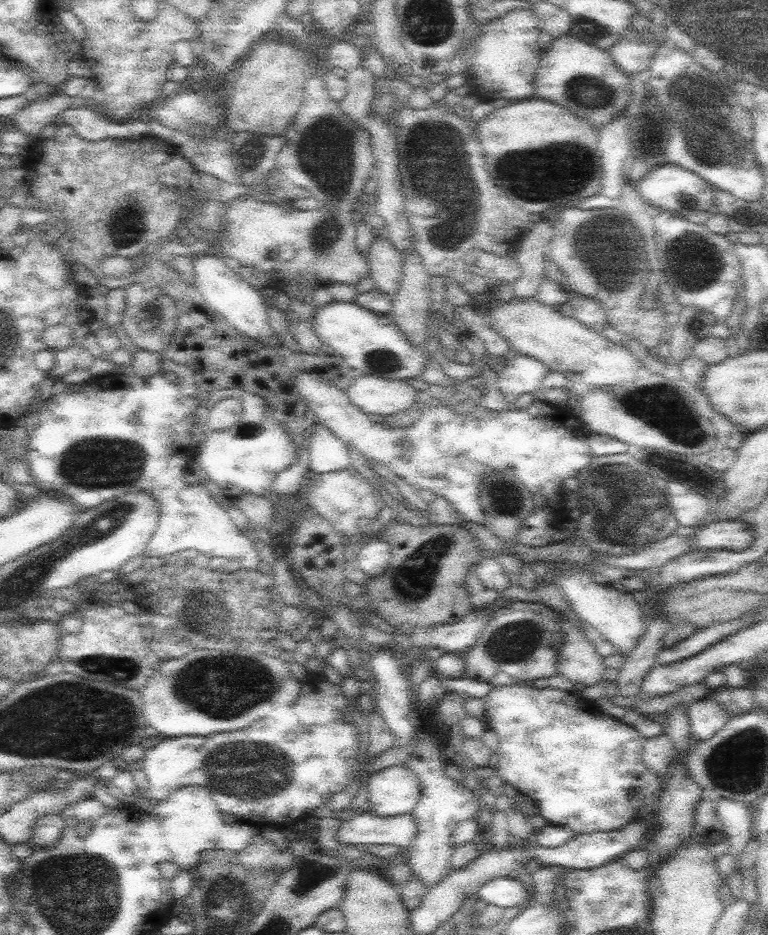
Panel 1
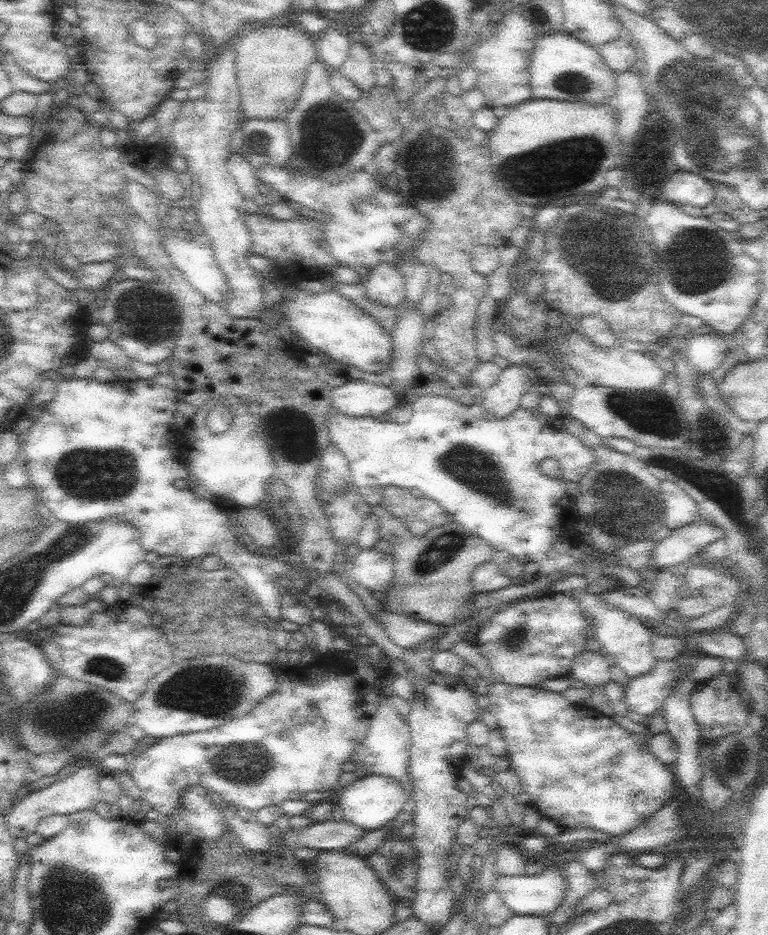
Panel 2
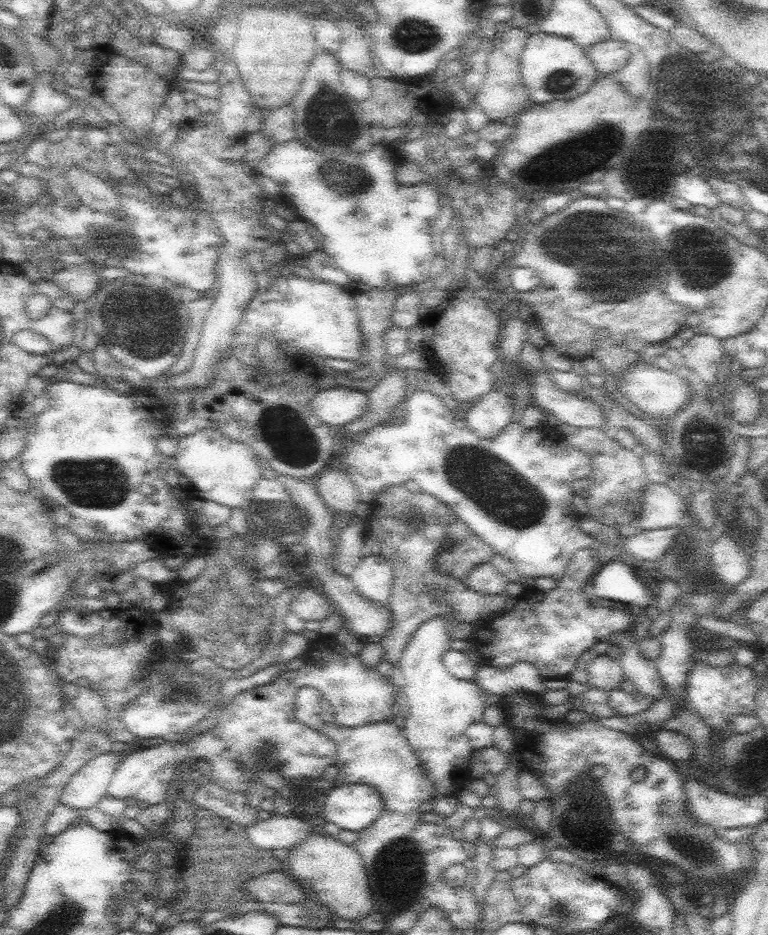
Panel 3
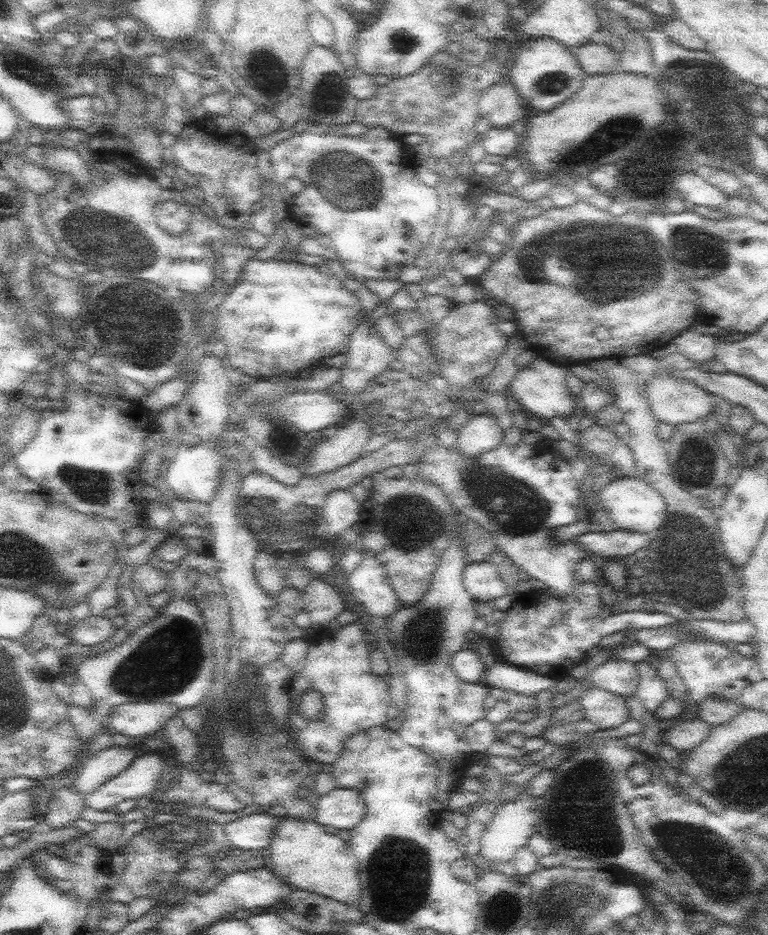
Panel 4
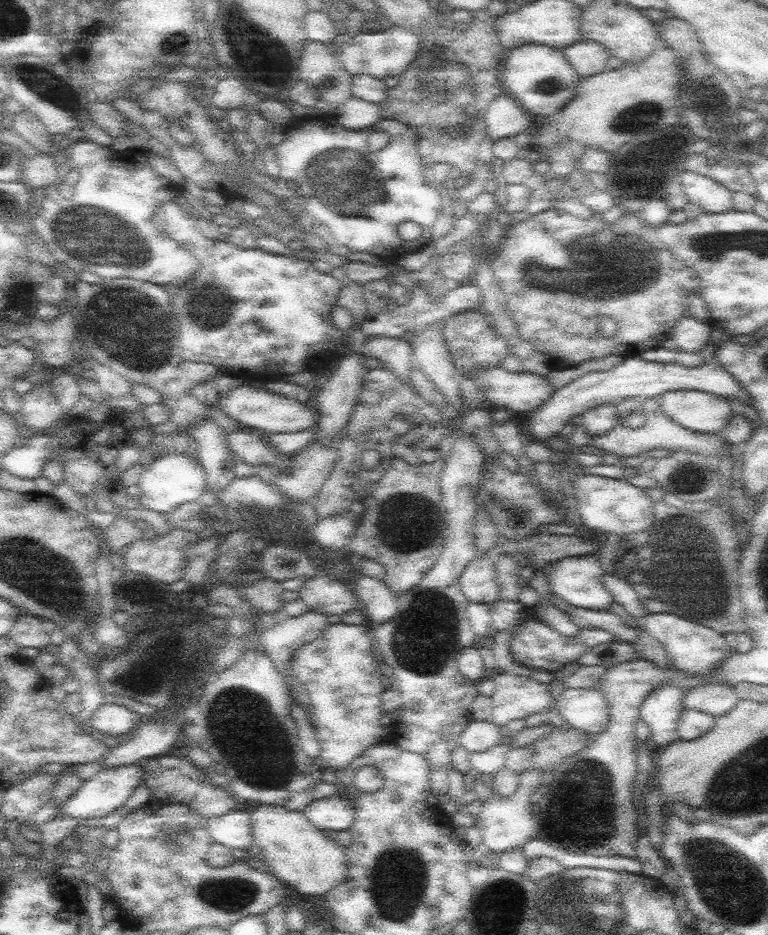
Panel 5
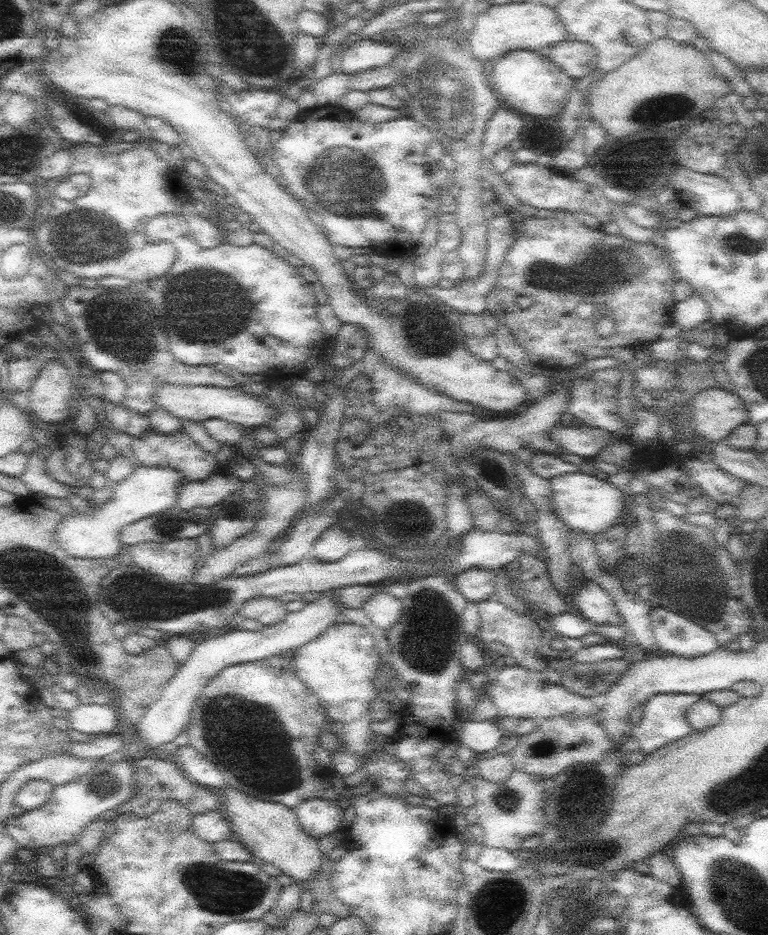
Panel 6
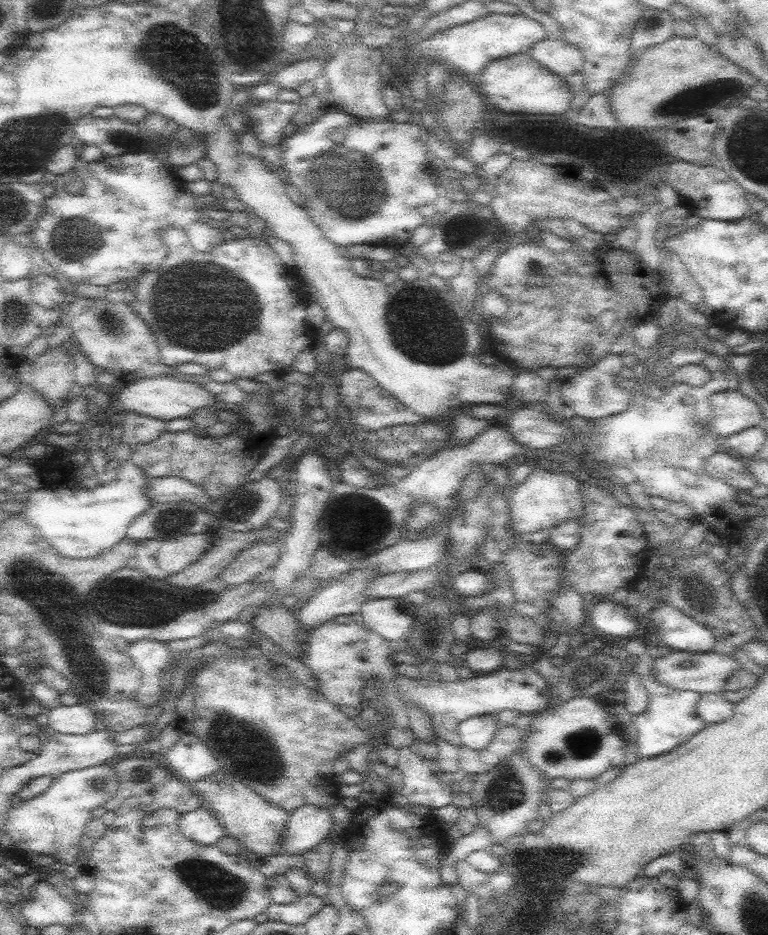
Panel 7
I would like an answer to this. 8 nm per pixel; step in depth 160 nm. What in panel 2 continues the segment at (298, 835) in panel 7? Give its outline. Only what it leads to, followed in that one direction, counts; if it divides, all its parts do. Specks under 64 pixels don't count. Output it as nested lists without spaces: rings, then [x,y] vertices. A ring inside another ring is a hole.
[[[373,774],[336,792],[336,809],[342,812],[343,819],[364,828],[366,832],[382,828],[410,807],[410,801],[406,798],[402,784],[390,776]]]

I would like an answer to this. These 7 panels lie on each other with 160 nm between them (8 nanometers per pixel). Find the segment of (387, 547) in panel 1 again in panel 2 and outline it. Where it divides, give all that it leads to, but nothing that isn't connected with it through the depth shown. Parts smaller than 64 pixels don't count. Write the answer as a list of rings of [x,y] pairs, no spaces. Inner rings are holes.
[[[374,546],[362,549],[349,565],[348,578],[380,597],[386,595],[395,573],[394,558],[386,553],[376,550]]]

